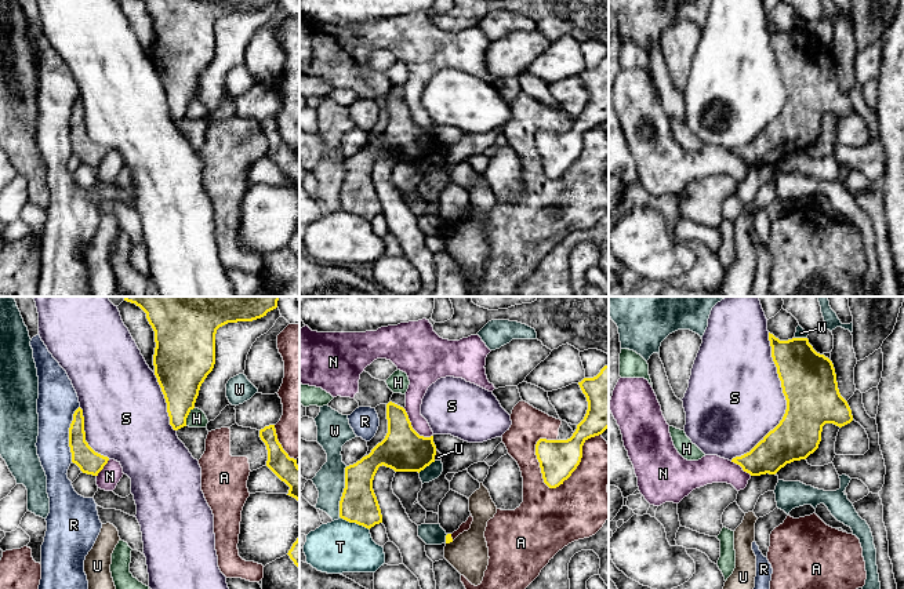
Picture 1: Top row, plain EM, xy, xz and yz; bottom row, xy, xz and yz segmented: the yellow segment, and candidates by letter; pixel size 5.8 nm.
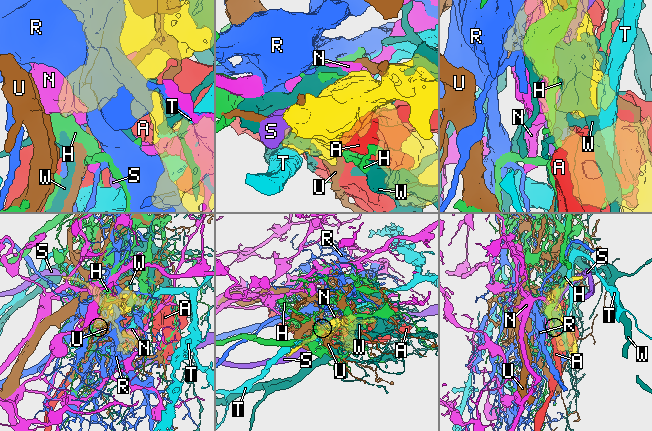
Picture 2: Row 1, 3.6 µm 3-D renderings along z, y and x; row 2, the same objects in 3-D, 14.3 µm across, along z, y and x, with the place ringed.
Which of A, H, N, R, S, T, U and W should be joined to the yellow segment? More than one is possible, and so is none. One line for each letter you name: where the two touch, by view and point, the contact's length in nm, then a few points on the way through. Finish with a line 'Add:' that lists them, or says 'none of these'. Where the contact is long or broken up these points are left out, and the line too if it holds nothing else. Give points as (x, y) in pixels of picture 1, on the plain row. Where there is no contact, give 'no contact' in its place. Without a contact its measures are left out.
Add: none of these

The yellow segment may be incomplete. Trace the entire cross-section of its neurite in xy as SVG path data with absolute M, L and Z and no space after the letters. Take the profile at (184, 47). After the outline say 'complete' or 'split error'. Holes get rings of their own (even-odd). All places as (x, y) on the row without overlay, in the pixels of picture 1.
M142 0L155 22L155 66L167 94L174 121L186 117L199 81L215 55L215 25L228 14L253 12L273 0Z; complete

